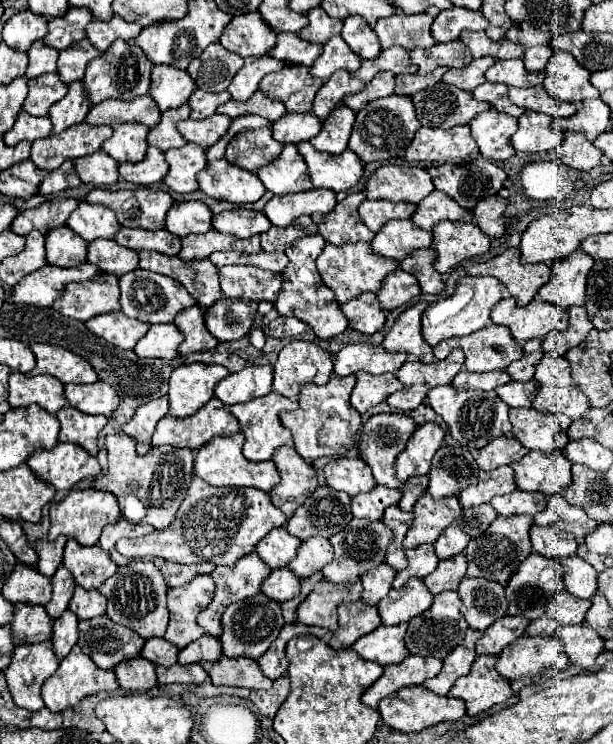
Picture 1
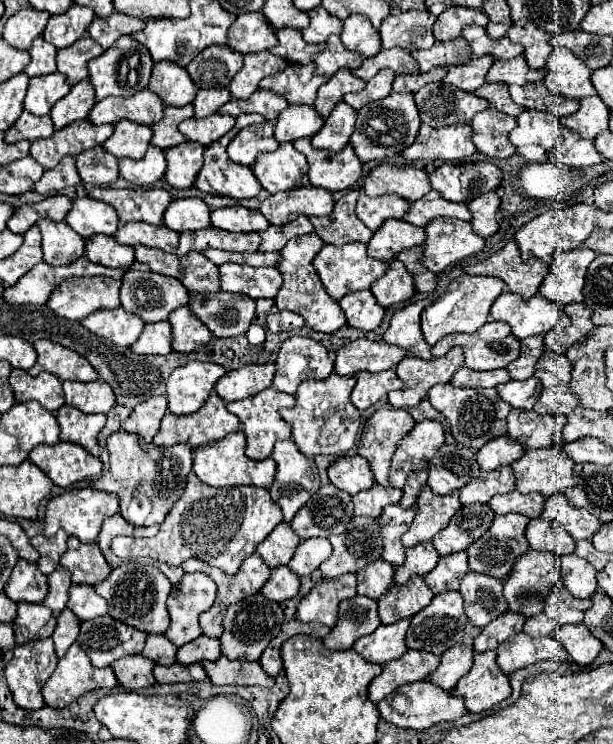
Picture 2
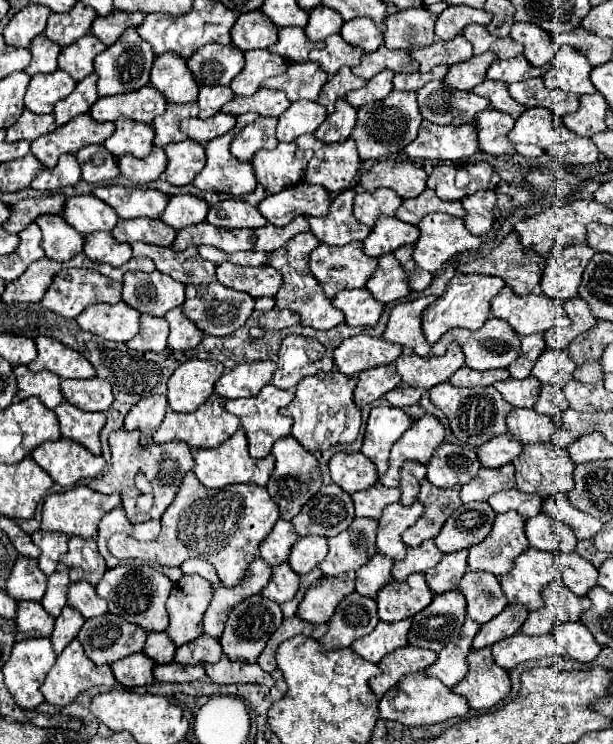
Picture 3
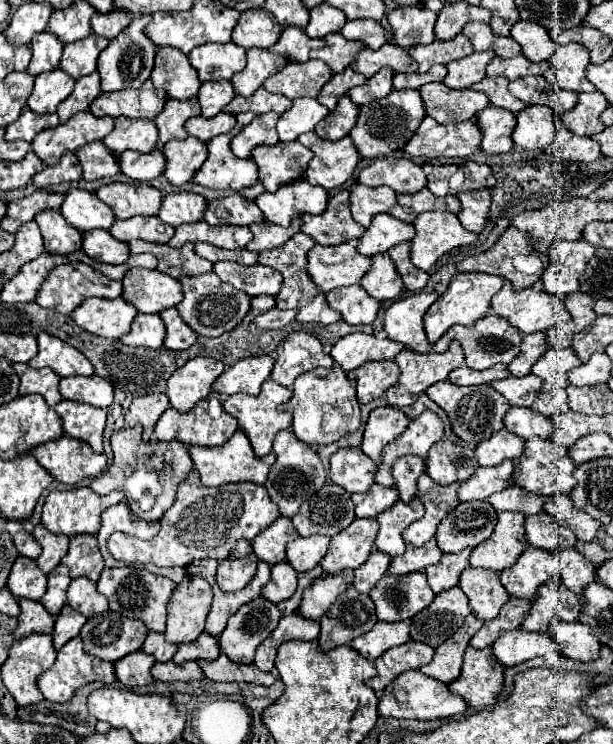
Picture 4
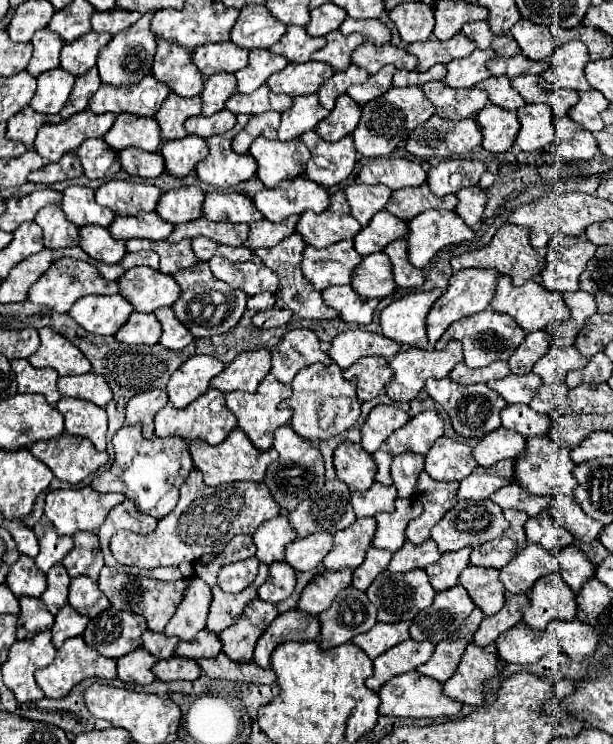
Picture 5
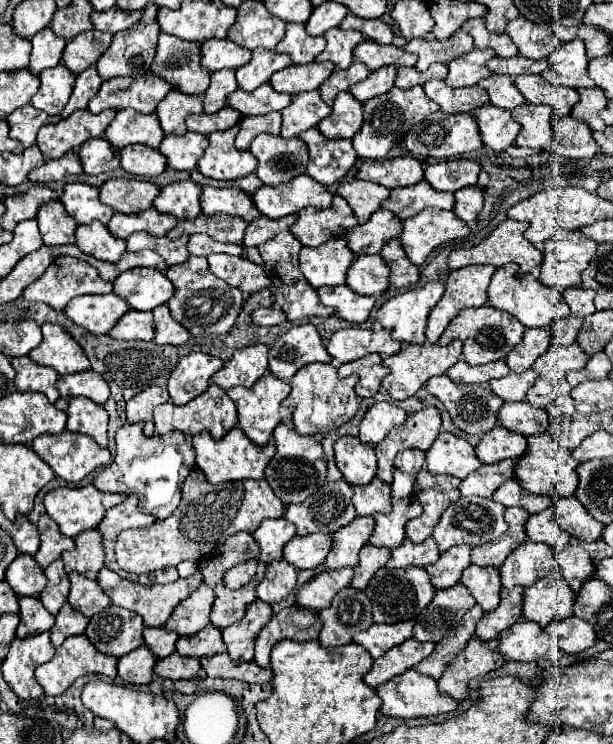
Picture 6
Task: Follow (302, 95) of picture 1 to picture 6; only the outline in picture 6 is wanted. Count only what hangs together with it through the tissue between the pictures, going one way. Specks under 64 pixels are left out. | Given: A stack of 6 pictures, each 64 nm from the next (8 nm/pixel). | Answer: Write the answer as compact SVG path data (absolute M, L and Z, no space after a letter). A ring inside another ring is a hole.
M310 62L302 66L288 66L284 70L278 70L272 74L270 84L276 92L286 94L298 94L304 90L316 90L322 86L322 82L334 72L332 62Z

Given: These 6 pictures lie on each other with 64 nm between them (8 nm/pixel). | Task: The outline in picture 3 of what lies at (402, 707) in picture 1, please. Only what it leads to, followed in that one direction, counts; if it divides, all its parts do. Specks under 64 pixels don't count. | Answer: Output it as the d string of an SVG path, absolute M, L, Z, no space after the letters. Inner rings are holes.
M422 672L408 674L404 678L400 678L400 682L384 694L384 698L380 700L378 708L380 708L380 716L382 718L396 720L396 722L402 722L406 726L436 724L436 722L444 722L444 720L450 720L450 718L464 716L470 710L462 696L454 694L440 680L430 678L430 676L422 674Z

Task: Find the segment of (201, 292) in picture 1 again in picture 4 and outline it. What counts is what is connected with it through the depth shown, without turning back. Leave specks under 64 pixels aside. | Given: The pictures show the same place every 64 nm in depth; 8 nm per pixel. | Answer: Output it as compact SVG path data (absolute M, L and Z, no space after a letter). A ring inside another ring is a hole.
M132 240L132 242L128 242L128 246L130 246L132 254L152 252L158 258L158 270L176 280L182 276L196 276L196 274L212 272L212 262L196 256L194 244L184 244L182 248L172 248L168 244Z

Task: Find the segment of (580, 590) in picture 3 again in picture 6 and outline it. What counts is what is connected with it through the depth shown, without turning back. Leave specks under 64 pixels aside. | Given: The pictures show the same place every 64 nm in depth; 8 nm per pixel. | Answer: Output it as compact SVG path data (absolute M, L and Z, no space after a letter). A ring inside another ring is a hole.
M568 544L562 552L556 552L556 560L574 592L578 592L580 586L594 576L594 562L582 544Z

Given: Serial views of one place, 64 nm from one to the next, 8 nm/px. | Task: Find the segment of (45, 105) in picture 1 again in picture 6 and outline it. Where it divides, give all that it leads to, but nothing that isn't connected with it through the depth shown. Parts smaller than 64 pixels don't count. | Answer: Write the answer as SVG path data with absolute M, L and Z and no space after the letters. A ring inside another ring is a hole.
M64 64L40 72L42 86L32 96L32 106L46 114L60 114L72 94L76 74L72 74Z

